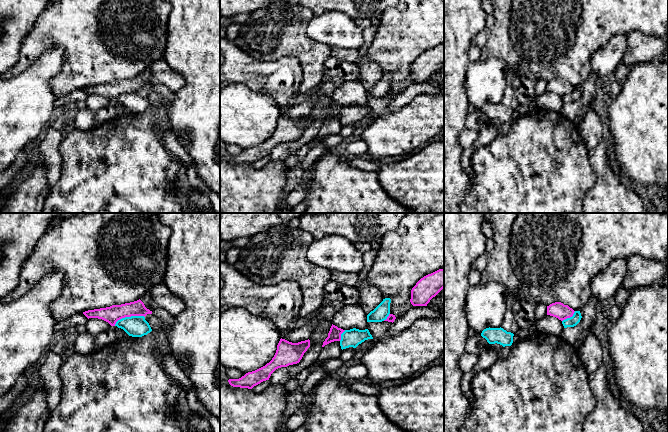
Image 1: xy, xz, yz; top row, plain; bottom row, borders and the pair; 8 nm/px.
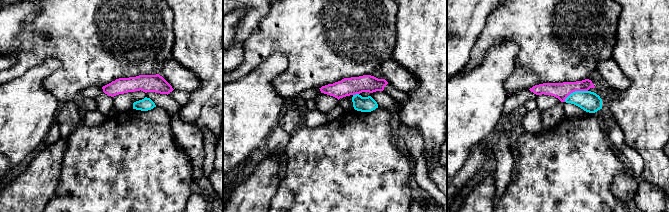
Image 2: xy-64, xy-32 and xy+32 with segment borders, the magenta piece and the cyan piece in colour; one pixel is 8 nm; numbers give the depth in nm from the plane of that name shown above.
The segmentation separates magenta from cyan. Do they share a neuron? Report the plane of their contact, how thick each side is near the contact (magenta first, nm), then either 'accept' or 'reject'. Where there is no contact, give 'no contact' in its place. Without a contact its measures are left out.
xy | 140/180 nm | reject

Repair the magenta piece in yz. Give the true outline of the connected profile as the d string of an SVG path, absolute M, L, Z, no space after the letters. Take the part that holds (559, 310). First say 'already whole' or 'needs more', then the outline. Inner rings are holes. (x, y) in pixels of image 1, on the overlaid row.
already whole | M555 302L547 306L547 315L556 317L561 321L572 317L574 312L572 308L561 302Z

